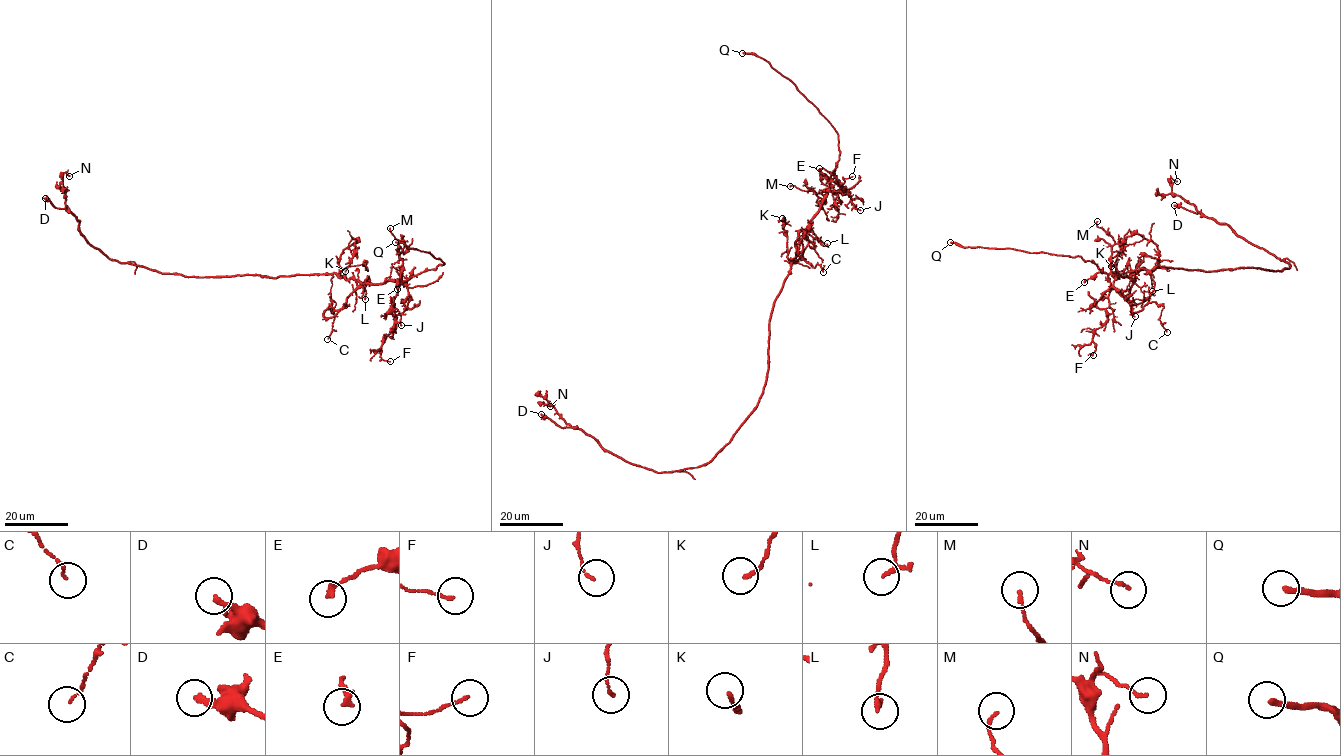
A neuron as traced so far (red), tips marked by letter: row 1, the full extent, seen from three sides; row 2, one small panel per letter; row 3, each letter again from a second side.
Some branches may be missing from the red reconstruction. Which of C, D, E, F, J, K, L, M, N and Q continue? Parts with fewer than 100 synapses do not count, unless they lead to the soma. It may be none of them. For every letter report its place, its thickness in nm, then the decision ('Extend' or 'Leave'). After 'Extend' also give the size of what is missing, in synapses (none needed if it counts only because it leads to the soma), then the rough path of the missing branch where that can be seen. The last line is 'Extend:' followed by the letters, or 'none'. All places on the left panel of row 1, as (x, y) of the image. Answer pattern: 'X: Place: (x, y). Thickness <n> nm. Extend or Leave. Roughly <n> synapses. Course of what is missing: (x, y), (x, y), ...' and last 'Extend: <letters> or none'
C: Place: (327, 339). Thickness 90 nm. Leave
D: Place: (45, 198). Thickness 280 nm. Leave
E: Place: (397, 289). Thickness 200 nm. Leave
F: Place: (390, 361). Thickness 110 nm. Leave
J: Place: (401, 325). Thickness 110 nm. Leave
K: Place: (345, 271). Thickness 150 nm. Leave
L: Place: (365, 299). Thickness 120 nm. Leave
M: Place: (390, 228). Thickness 120 nm. Leave
N: Place: (69, 176). Thickness 120 nm. Leave
Q: Place: (395, 242). Thickness 240 nm. Extend. Course of what is missing: (395, 242), (382, 238)
Extend: Q

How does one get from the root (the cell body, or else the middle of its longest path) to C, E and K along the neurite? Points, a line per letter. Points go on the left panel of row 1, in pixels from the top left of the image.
C: (275, 277), (334, 273), (355, 281), (343, 307), (329, 318), (324, 311), (334, 315), (327, 339)
E: (275, 277), (334, 273), (362, 283), (402, 281), (398, 279), (397, 289)
K: (275, 277), (338, 273), (339, 256), (358, 241), (345, 271)

